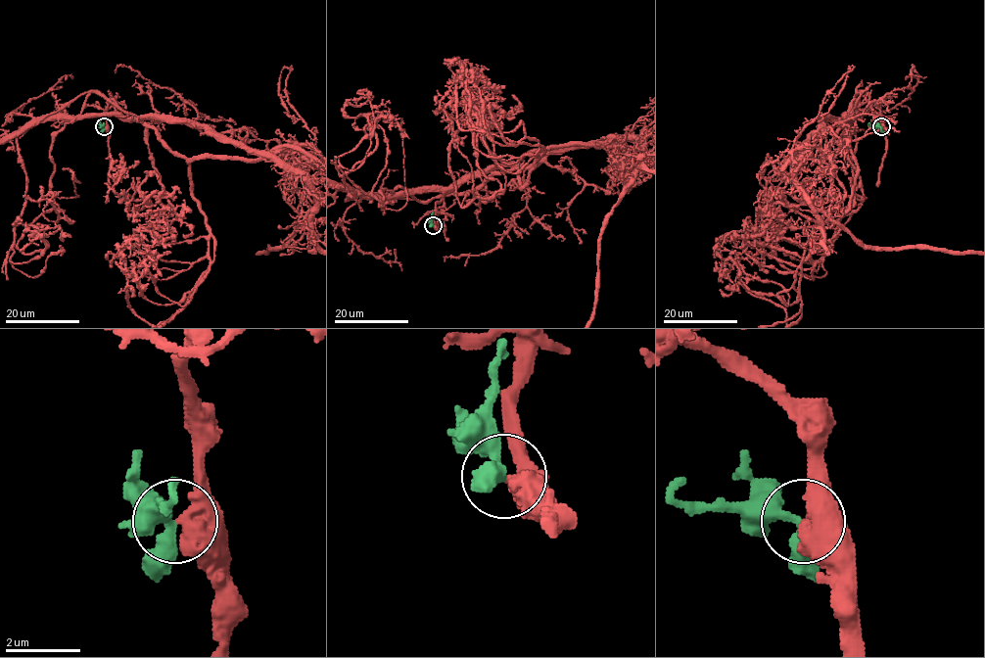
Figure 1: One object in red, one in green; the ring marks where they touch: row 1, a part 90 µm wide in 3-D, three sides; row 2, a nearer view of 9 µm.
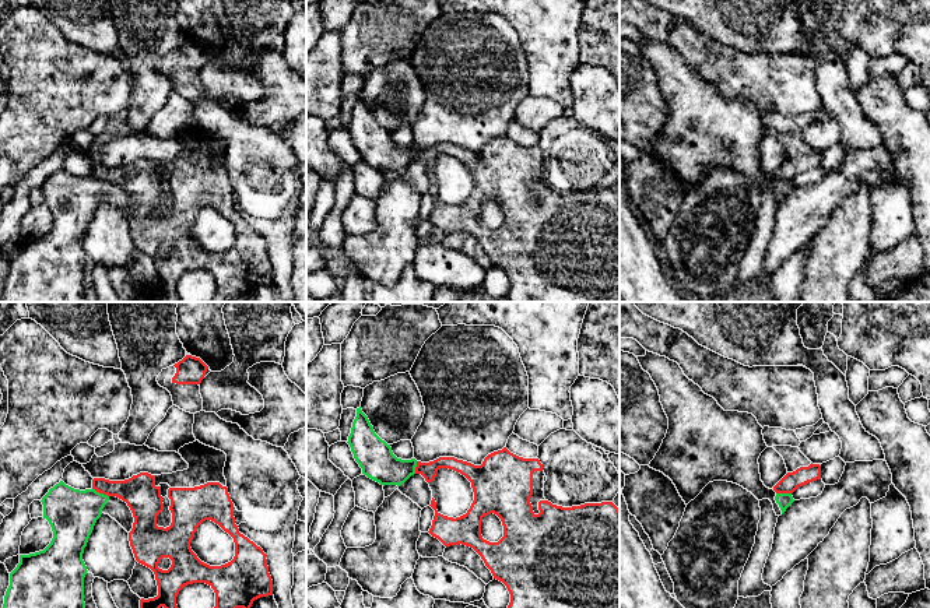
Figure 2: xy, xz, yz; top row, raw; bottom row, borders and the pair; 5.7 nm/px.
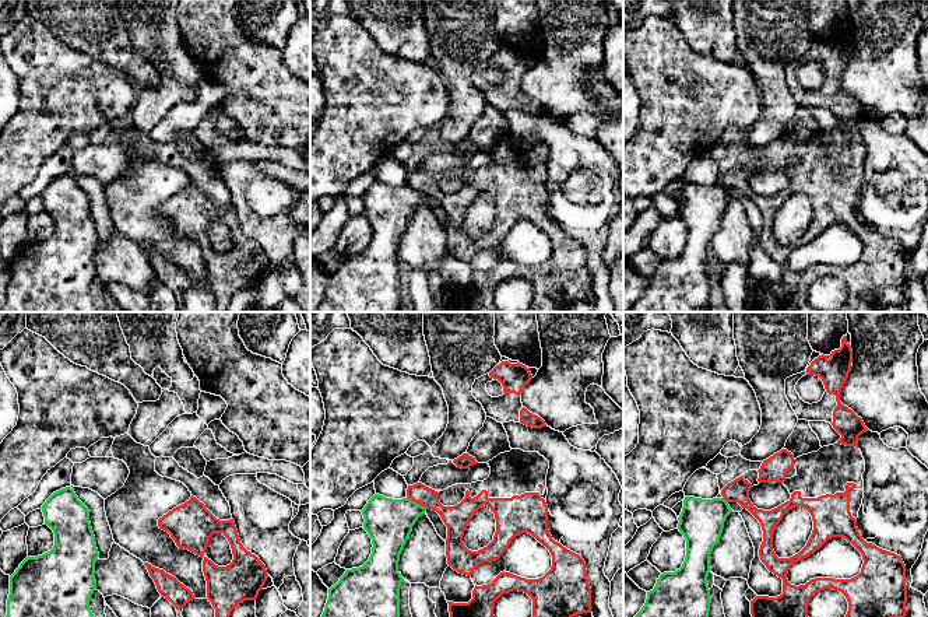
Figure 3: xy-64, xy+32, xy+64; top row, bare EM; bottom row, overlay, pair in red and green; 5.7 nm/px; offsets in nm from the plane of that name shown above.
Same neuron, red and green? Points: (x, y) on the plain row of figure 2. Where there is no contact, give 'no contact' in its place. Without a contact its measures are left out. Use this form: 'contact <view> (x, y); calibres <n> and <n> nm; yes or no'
contact xy (101, 179); calibres 200 and 280 nm; no

